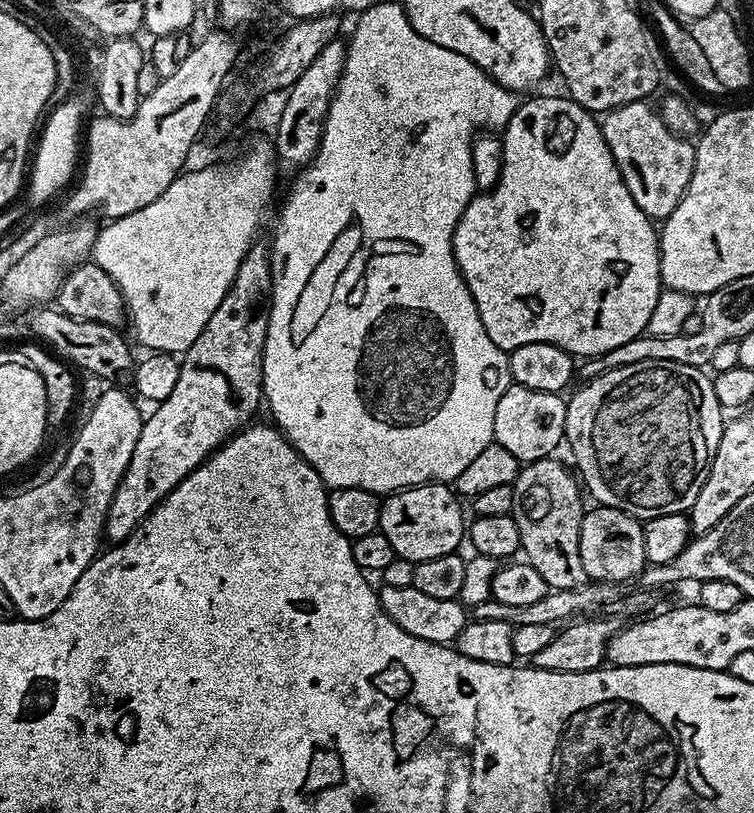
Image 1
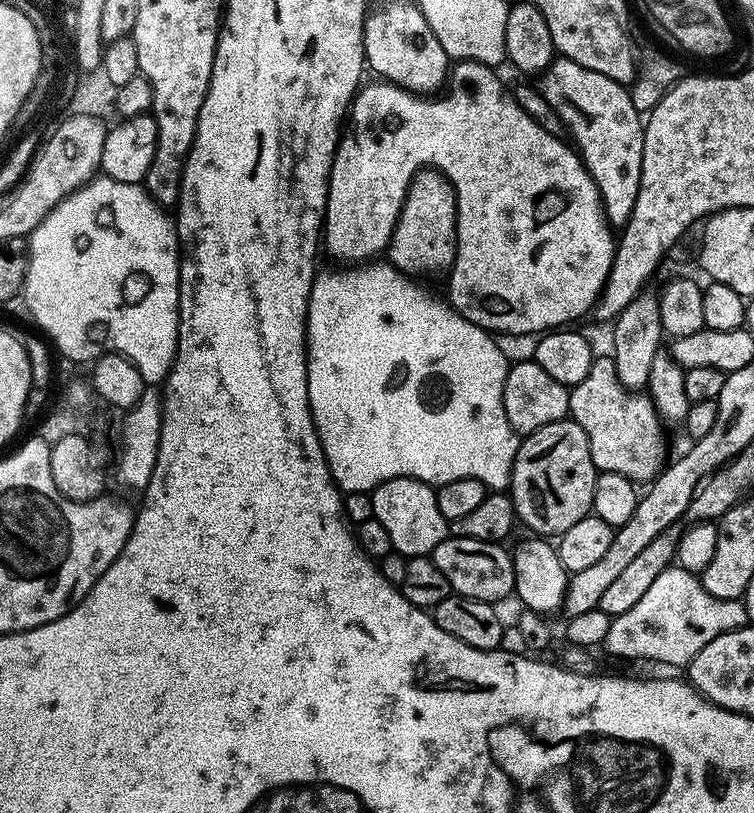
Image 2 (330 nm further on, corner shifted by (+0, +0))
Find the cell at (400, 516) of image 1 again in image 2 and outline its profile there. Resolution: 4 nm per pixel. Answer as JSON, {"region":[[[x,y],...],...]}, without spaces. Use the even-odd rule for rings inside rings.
{"region":[[[399,476],[375,489],[371,493],[370,503],[372,516],[386,526],[386,534],[390,534],[393,549],[405,558],[428,556],[443,540],[449,539],[450,522],[442,510],[438,510],[436,488],[431,484]]]}

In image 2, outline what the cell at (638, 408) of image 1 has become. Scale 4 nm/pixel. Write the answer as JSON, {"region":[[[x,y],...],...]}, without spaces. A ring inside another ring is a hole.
{"region":[[[593,366],[590,374],[569,391],[568,410],[571,419],[575,420],[578,426],[582,426],[588,436],[588,449],[600,472],[617,472],[633,482],[648,482],[661,471],[660,459],[664,456],[664,446],[660,442],[660,426],[656,422],[658,413],[655,405],[647,395],[629,394],[621,388],[609,369],[607,372],[604,368]]]}

